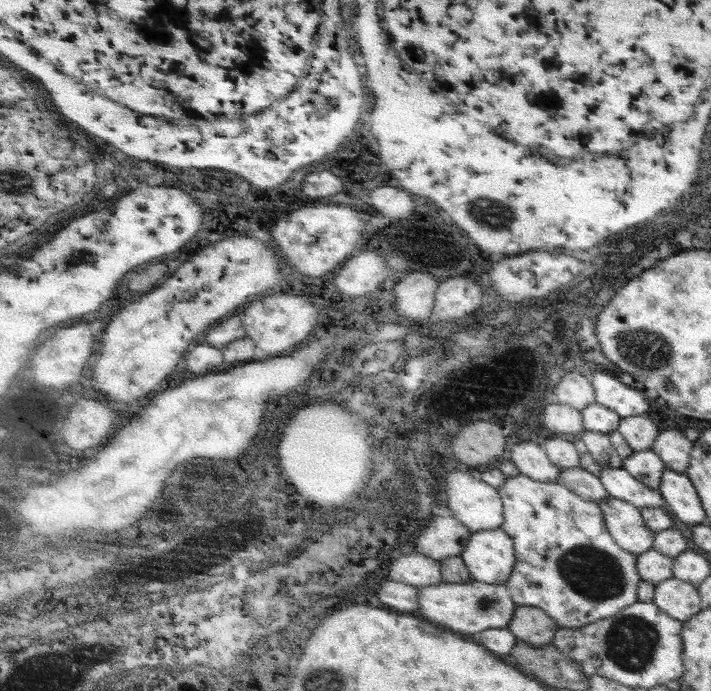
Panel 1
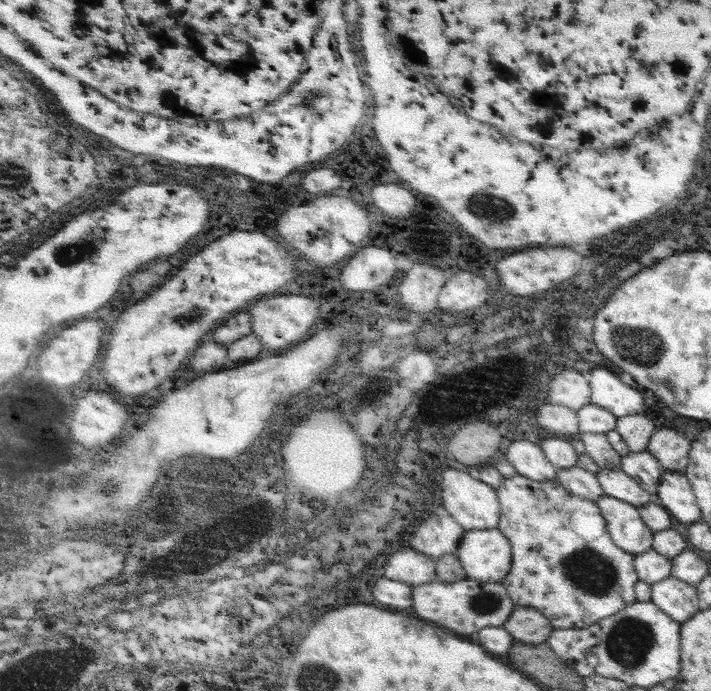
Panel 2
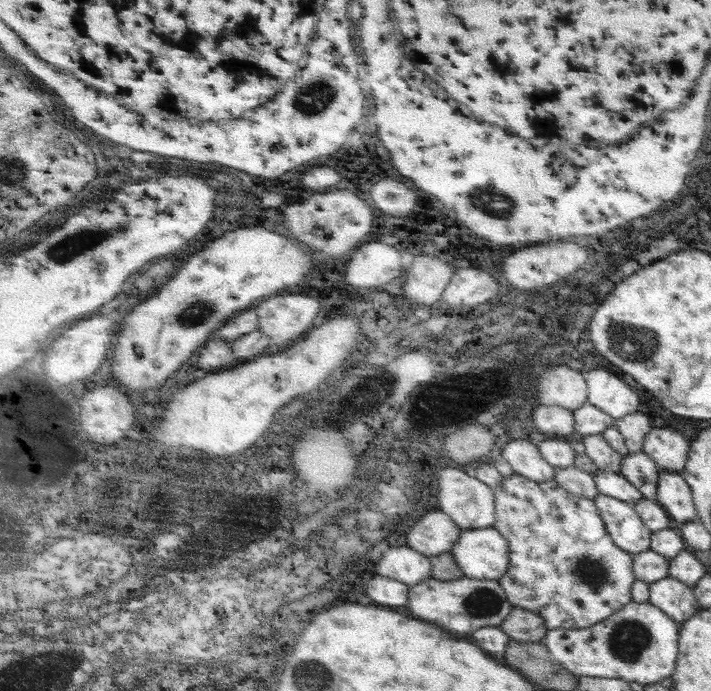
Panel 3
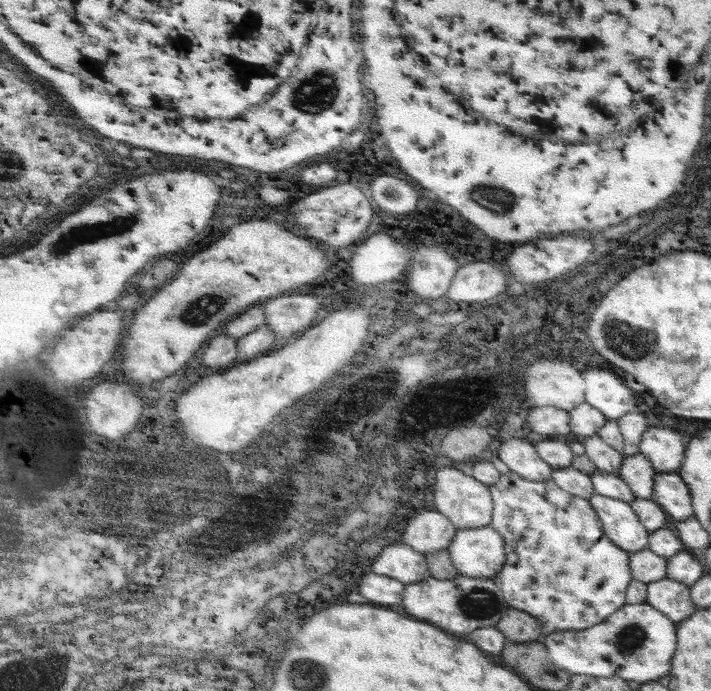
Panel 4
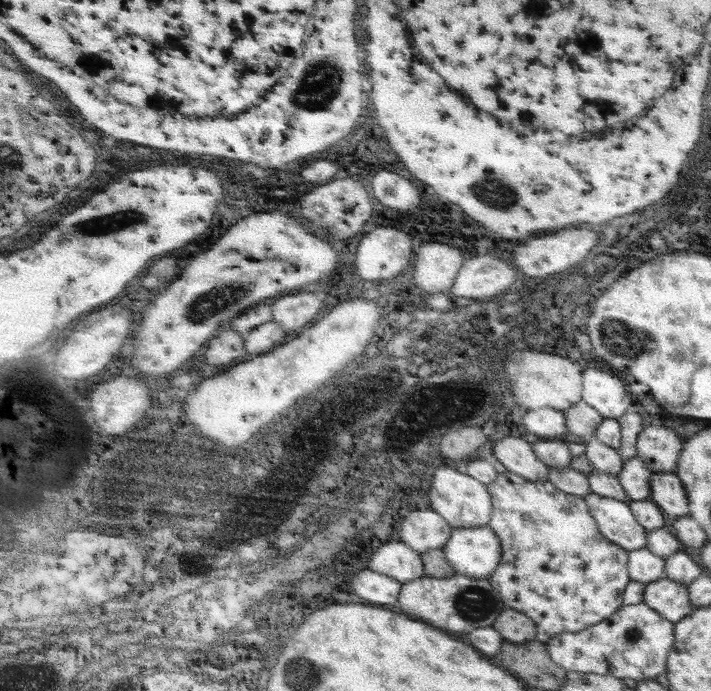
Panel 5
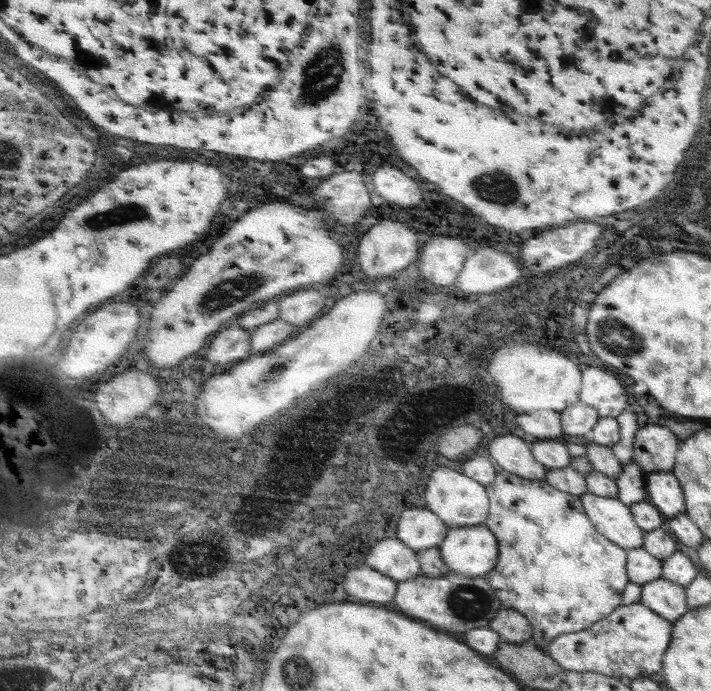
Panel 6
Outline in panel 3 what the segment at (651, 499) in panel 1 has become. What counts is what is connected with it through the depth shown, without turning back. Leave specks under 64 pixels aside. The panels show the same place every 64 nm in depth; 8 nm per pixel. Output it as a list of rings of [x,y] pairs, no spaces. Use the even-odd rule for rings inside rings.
[[[599,470],[597,474],[593,474],[593,480],[599,494],[611,496],[615,500],[623,500],[627,506],[633,506],[635,502],[643,500],[643,494],[633,484],[629,484],[629,480],[625,480],[621,474]]]

